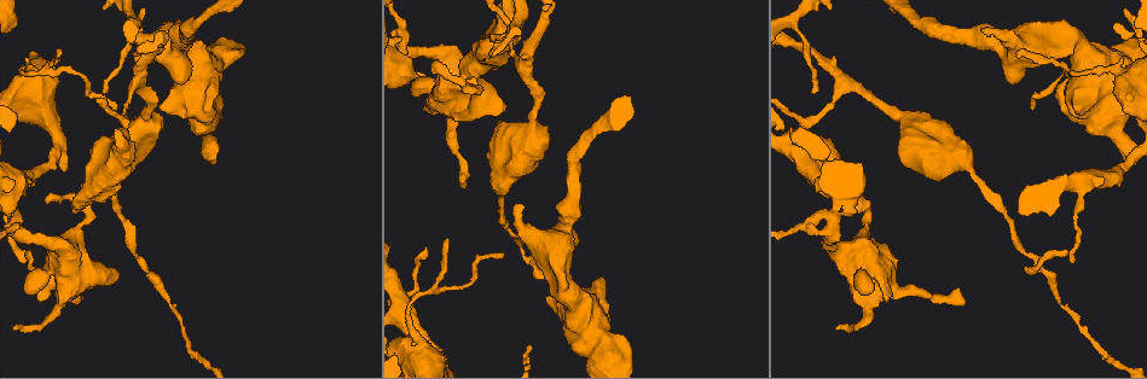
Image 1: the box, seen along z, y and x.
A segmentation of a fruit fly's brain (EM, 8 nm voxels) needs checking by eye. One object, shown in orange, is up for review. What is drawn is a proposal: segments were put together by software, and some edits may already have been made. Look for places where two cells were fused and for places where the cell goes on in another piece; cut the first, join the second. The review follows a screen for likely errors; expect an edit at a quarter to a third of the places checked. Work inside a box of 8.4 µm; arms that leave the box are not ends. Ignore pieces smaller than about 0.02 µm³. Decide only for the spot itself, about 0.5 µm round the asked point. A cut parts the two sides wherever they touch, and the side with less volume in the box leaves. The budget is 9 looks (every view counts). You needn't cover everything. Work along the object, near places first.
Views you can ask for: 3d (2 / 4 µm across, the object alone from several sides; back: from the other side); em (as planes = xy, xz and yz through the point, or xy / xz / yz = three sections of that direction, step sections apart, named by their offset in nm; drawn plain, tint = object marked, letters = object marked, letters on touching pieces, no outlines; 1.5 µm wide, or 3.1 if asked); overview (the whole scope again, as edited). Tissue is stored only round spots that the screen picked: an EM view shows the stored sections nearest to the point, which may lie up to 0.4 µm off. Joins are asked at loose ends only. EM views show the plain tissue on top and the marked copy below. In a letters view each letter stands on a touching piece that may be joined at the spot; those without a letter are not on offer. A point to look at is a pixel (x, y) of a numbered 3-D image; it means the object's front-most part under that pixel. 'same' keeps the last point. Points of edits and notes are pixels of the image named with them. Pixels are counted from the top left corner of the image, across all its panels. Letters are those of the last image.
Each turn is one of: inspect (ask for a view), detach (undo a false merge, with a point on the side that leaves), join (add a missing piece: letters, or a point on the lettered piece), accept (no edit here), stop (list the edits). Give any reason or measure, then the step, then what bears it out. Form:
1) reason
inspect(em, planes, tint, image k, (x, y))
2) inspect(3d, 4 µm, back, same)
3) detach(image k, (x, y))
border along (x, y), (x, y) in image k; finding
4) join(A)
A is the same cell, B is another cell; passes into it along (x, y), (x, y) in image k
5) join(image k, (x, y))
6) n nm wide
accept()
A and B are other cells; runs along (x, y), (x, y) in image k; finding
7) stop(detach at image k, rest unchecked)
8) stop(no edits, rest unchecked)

sudden change in width
inspect(em, xy, step 8, tint, image 1, (59, 304))

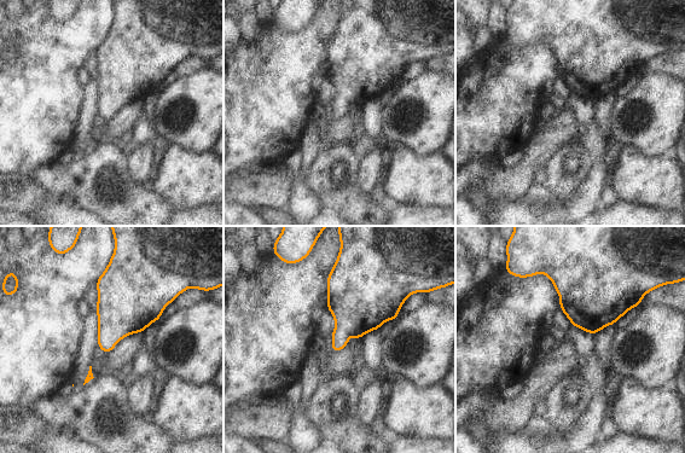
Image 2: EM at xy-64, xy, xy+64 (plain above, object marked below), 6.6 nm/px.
what lies round it
inspect(em, xy, step 8, letters, same)

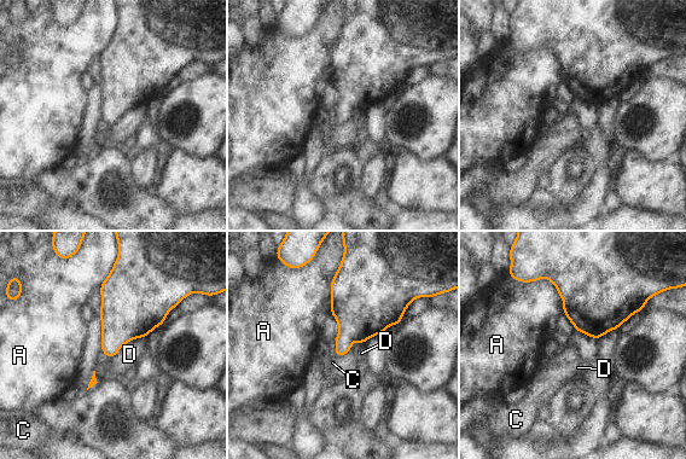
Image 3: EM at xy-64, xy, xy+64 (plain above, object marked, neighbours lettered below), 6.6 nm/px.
190 nm wide
accept()
A, C and D are other cells; border along (145, 336), (128, 341), (109, 359) in image 3; one cell here

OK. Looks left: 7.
branch point
inspect(em, planes, letters, image 1, (77, 203))

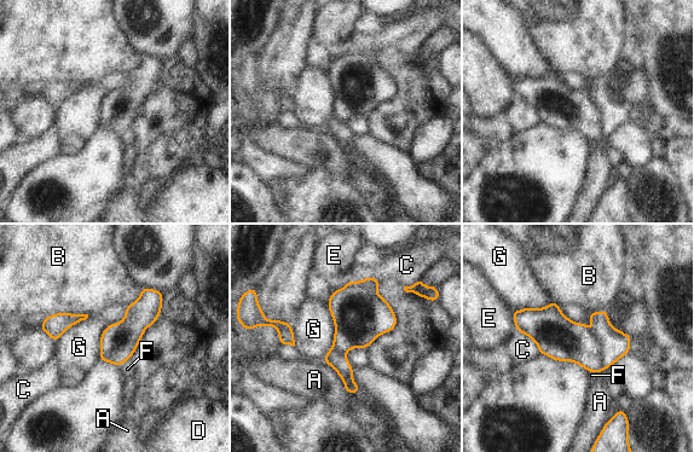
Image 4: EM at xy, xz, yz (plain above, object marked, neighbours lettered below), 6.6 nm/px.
240 nm wide
detach(image 4, (565, 341))
A, B, C, D, E, F and G are other cells; border along (593, 334), (601, 345), (605, 368) in image 4; a second cell is stuck on

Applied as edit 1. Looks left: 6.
see it whole again
inspect(overview)

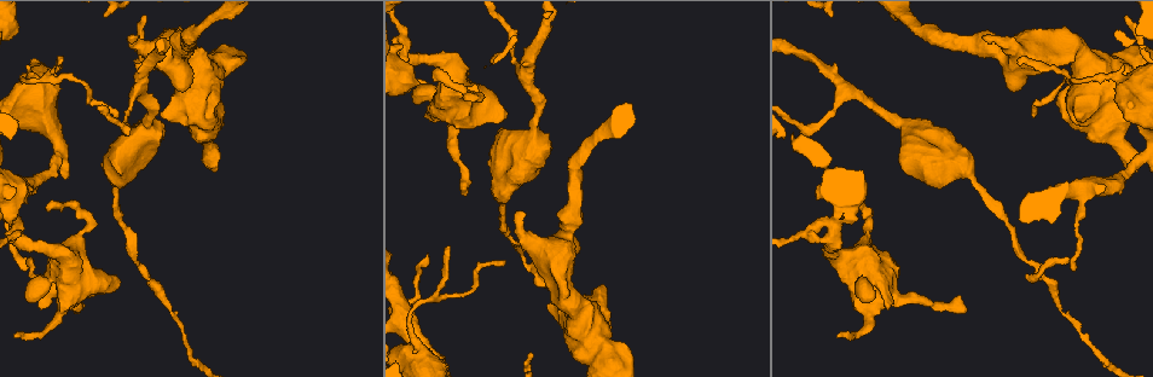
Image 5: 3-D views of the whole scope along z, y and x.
thin neck
inspect(3d, 2 µm, back, image 5, (524, 258))

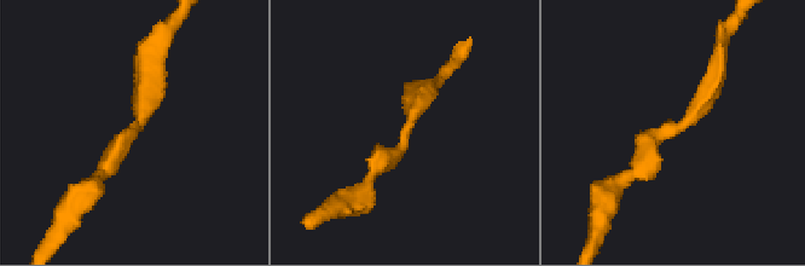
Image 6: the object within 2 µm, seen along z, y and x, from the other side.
inspect(em, planes, letters, image 6, (672, 121))

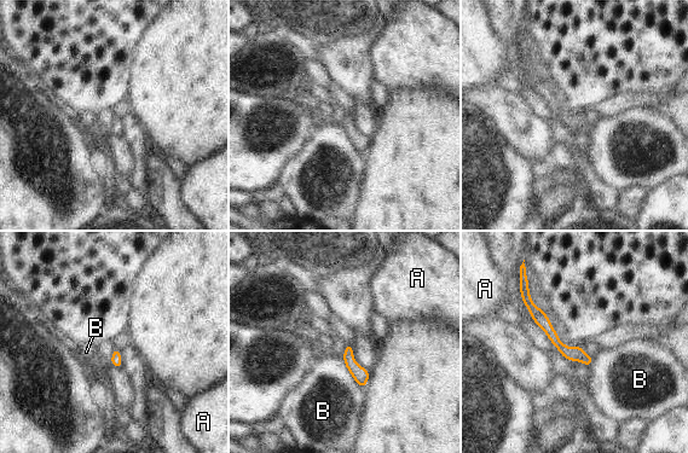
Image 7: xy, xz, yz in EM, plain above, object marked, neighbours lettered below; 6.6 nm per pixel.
70 nm wide
accept()
A and B are other cells; one cell here

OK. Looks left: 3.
thick turns thin
inspect(3d, 4 µm, image 5, (31, 76))

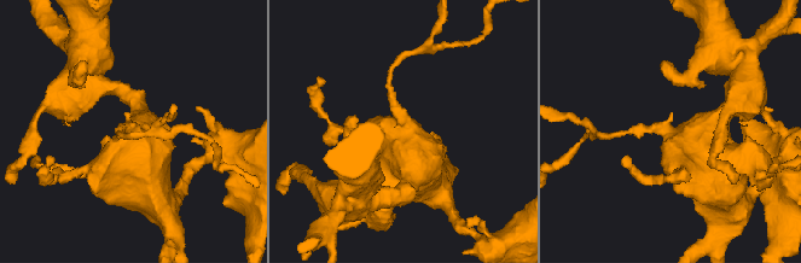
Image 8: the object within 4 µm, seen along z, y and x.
inspect(em, xy, step 8, tint, image 8, (404, 117))

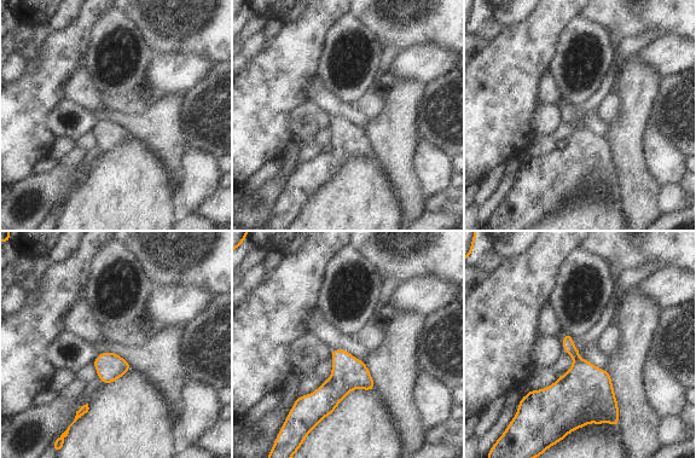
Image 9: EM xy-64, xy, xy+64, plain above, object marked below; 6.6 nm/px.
inspect(em, xy, step 8, letters, same)

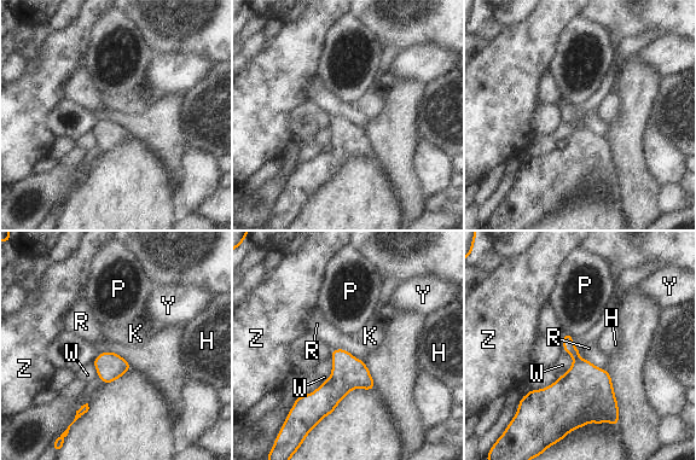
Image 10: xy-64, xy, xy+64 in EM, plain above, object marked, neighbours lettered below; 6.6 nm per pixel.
R touches over 220 nm
accept()
H, K, P, R, W, Y and Z are other cells; one cell here

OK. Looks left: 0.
stop(detach at image 4, rest unchecked)

